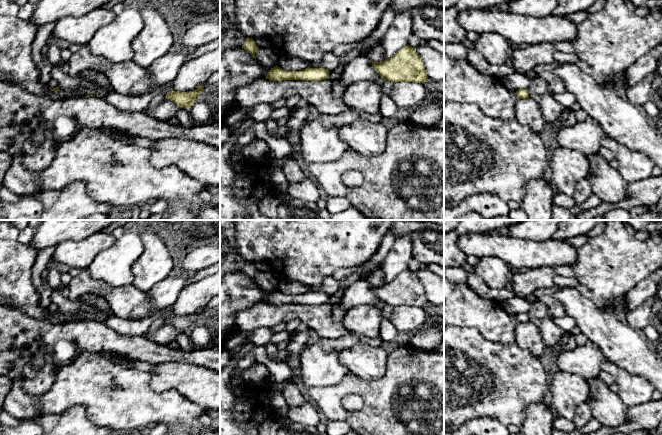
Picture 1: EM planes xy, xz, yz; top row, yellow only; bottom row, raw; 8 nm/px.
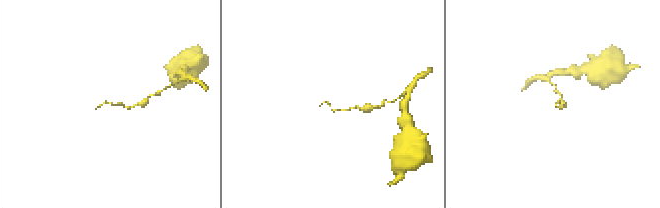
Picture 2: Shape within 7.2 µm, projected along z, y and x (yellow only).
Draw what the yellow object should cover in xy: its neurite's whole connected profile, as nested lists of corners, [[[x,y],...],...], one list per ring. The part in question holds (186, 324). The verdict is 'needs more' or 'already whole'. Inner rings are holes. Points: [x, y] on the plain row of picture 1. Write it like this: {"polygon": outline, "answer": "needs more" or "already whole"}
{"polygon": [[[202,309],[196,314],[190,316],[176,316],[171,312],[171,314],[166,318],[165,322],[168,321],[176,329],[189,334],[196,326],[196,321],[202,316],[204,310],[205,309]]], "answer": "already whole"}

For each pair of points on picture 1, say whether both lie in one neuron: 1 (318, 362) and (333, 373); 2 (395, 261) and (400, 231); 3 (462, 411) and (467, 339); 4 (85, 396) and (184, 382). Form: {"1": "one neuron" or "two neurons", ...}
{"1": "one neuron", "2": "two neurons", "3": "one neuron", "4": "two neurons"}

